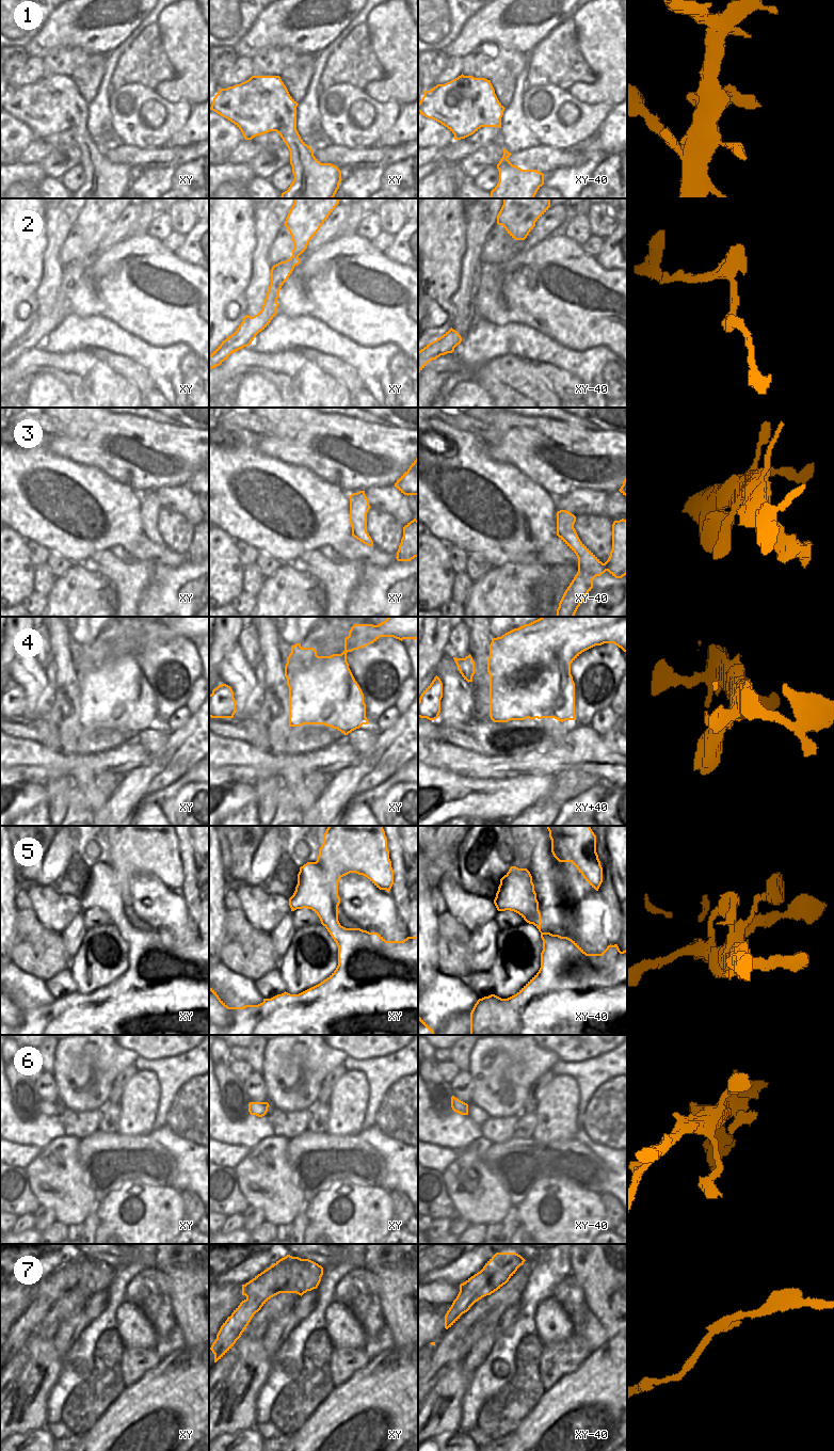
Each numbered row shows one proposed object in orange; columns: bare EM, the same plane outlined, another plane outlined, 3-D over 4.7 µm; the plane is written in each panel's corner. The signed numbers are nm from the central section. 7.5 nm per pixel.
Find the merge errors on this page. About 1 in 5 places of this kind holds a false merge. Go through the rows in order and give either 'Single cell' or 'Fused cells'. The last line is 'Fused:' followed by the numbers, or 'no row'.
1: Single cell
2: Single cell
3: Single cell
4: Single cell
5: Single cell
6: Single cell
7: Single cell
Fused: no row

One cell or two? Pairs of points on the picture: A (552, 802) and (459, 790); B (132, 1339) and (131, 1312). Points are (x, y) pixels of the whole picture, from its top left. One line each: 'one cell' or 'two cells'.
A: two cells
B: one cell

